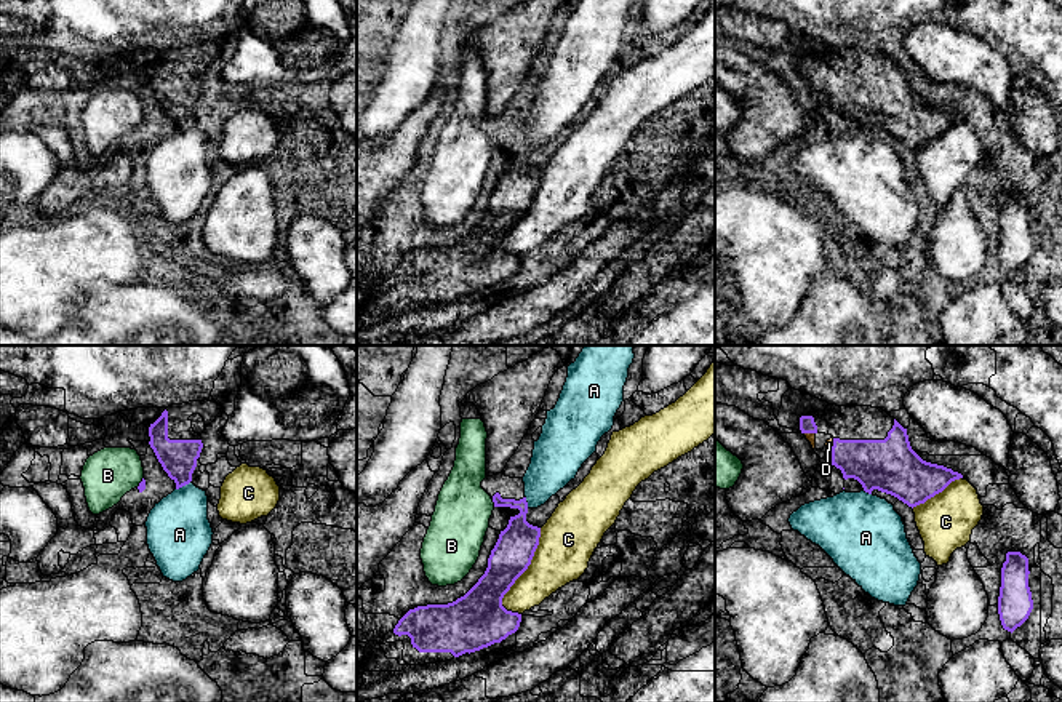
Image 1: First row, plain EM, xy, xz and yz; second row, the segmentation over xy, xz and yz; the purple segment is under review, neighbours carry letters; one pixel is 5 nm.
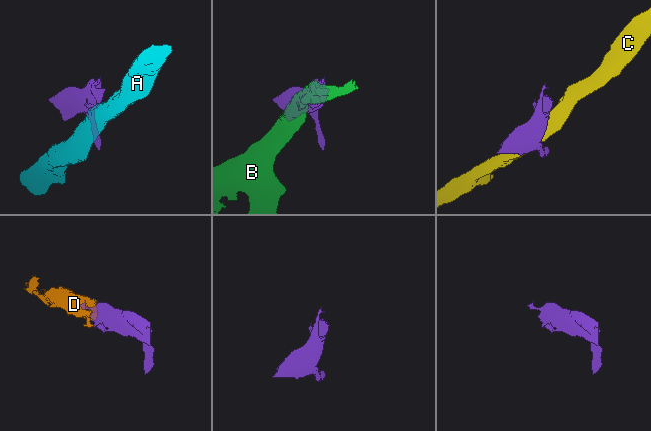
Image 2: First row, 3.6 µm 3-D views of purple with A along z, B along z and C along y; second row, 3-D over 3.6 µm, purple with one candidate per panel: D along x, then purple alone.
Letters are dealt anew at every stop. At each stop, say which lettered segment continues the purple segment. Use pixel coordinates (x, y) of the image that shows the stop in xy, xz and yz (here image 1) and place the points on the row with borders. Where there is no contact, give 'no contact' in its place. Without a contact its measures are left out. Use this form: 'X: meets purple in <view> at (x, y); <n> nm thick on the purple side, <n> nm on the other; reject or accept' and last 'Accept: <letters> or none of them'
A: meets purple in xy at (183, 485); 190 nm thick on the purple side, 320 nm on the other; reject
B: meets purple in xz at (493, 501); 190 nm thick on the purple side, 280 nm on the other; reject
C: meets purple in xz at (527, 568); 200 nm thick on the purple side, 280 nm on the other; reject
D: meets purple in yz at (832, 450); 260 nm thick on the purple side, 40 nm on the other; accept
Accept: D

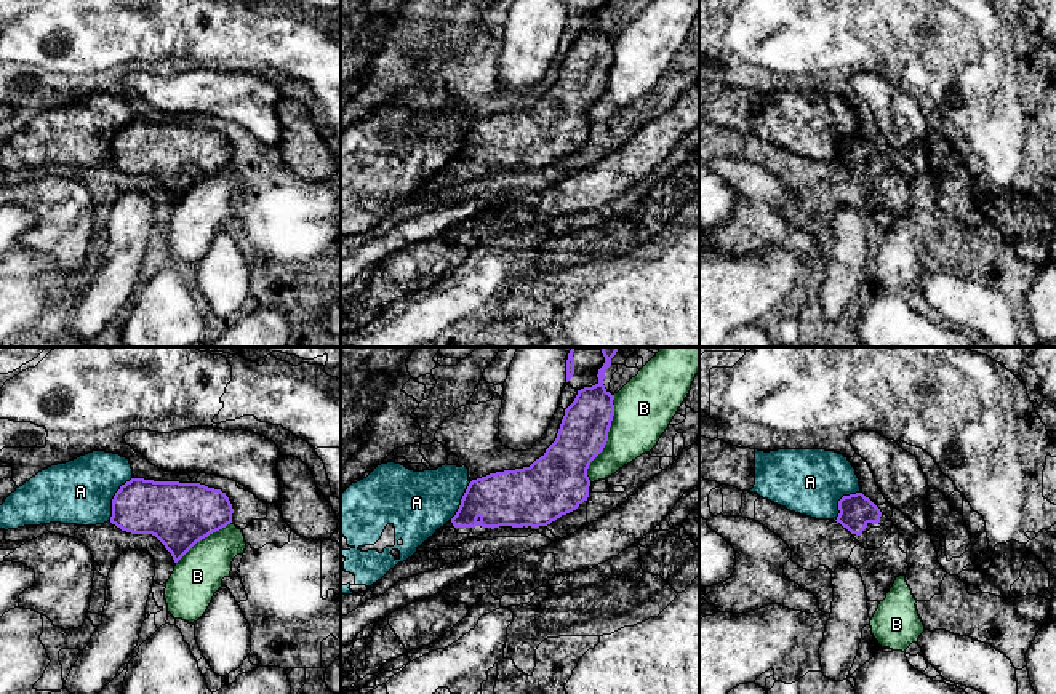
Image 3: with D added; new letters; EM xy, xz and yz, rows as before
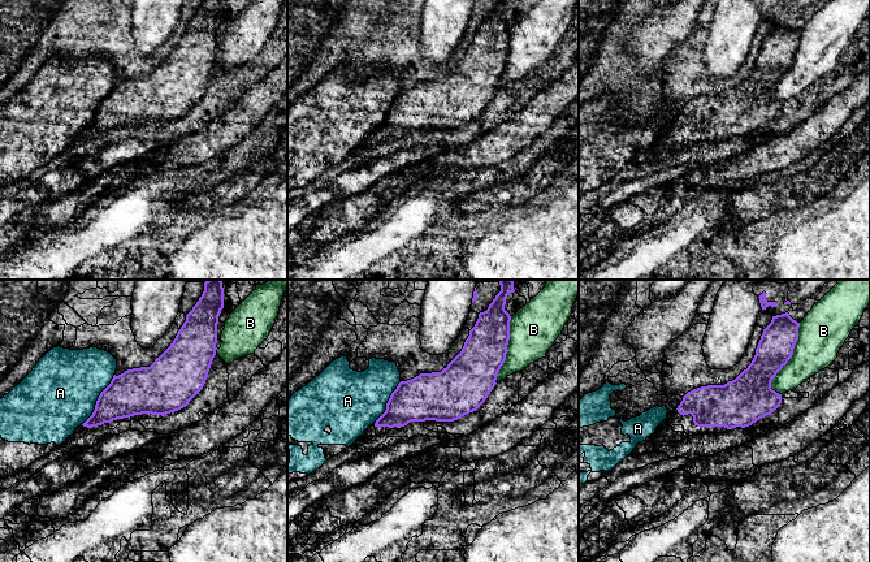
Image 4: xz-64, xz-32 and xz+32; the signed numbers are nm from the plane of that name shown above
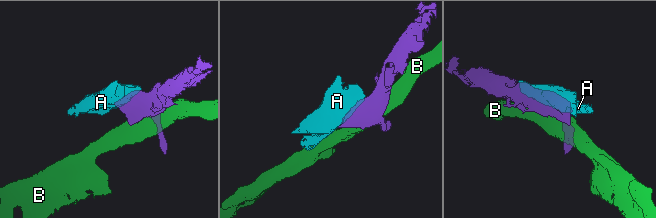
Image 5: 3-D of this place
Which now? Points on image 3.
A: meets purple in xy at (114, 498); 280 nm thick on the purple side, 320 nm on the other; reject
B: meets purple in xz at (607, 438); 240 nm thick on the purple side, 300 nm on the other; reject
Accept: none of them

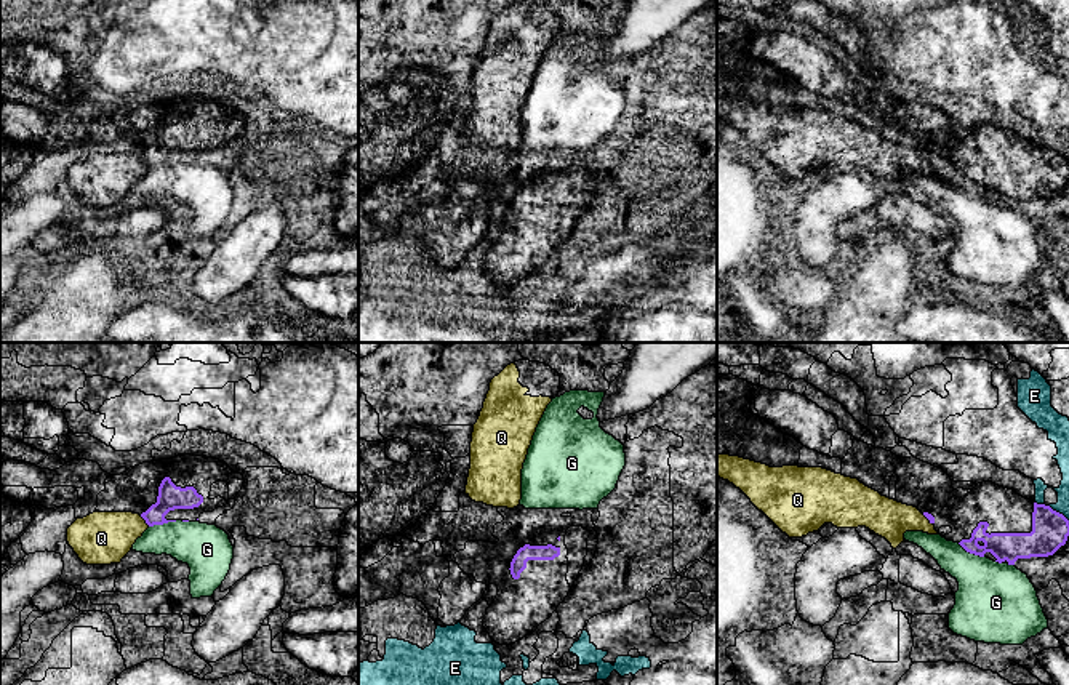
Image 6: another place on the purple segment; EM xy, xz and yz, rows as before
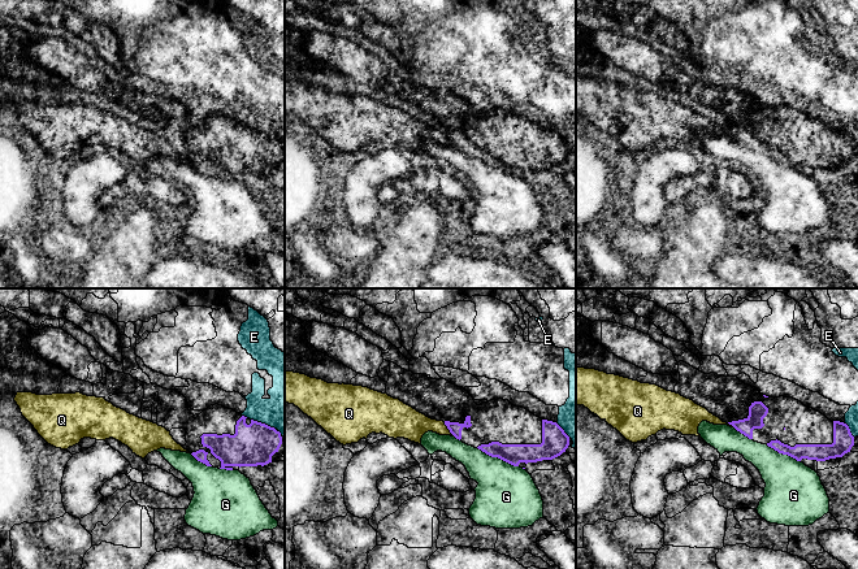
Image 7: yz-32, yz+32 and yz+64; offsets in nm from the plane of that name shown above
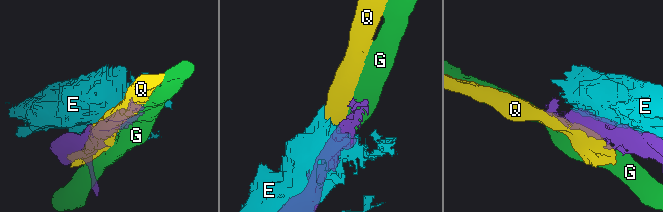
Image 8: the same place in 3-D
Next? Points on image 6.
E: meets purple in yz at (1039, 504); 190 nm thick on the purple side, 60 nm on the other; reject
G: meets purple in xy at (162, 524); 130 nm thick on the purple side, 240 nm on the other; reject
Q: meets purple in xy at (144, 519); 130 nm thick on the purple side, 280 nm on the other; reject
Accept: none of them

